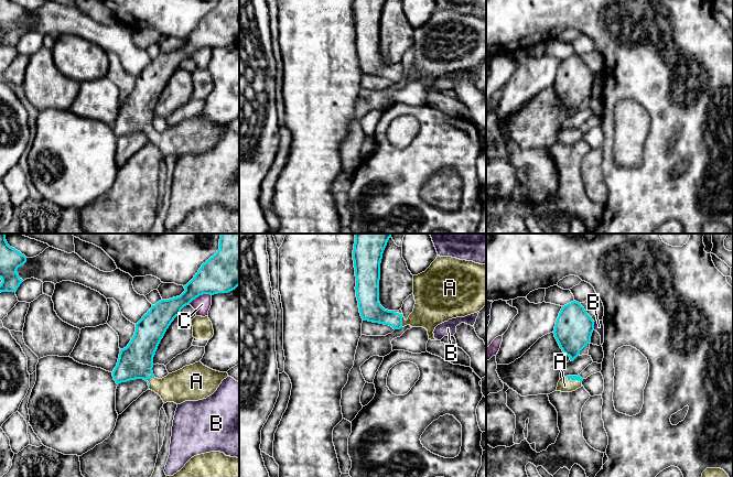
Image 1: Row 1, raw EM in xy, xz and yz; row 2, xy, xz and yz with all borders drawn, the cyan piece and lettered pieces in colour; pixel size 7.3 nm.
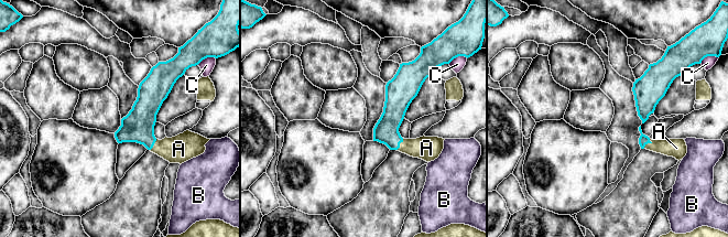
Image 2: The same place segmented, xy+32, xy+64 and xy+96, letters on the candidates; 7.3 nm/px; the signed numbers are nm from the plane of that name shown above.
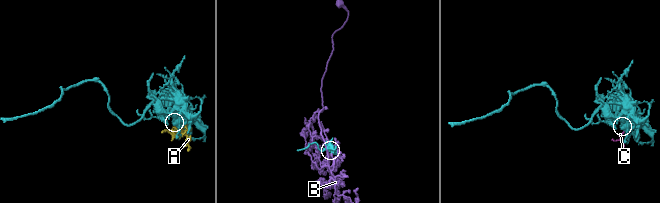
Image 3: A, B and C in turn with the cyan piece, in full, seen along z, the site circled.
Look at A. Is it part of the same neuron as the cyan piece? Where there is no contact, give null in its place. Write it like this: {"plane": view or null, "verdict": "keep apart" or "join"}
{"plane": "xz", "verdict": "join"}

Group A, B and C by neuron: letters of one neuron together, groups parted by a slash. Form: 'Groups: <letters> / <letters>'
Groups: A / B / C

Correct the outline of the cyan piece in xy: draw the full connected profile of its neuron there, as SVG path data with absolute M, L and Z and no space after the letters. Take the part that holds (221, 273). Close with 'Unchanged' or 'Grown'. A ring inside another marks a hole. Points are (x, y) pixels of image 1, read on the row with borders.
M222 234L219 249L205 263L202 264L194 278L184 285L185 291L176 297L161 300L148 311L147 314L136 324L136 332L128 346L120 349L117 366L112 371L117 384L136 379L143 379L148 382L149 389L158 393L164 403L174 402L181 404L185 401L198 401L212 395L222 381L228 376L227 372L219 372L204 366L201 361L169 373L162 379L154 377L153 357L166 329L180 315L181 310L203 294L228 293L239 285L239 234Z. Grown

